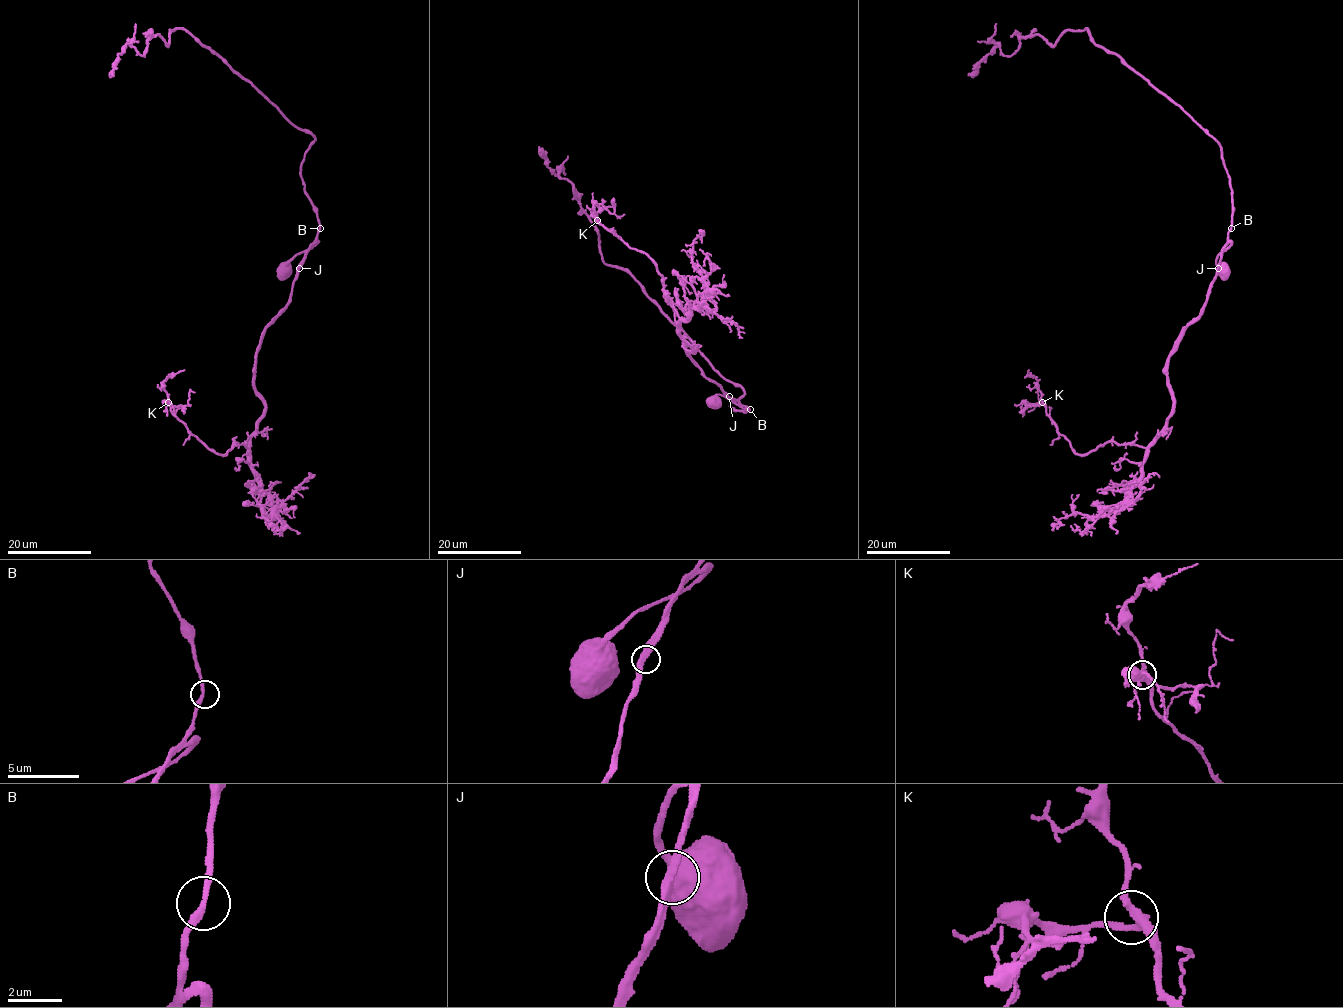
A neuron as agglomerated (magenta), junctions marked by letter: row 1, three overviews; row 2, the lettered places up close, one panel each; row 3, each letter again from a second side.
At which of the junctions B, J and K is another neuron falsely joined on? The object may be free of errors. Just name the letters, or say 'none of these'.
none of these

